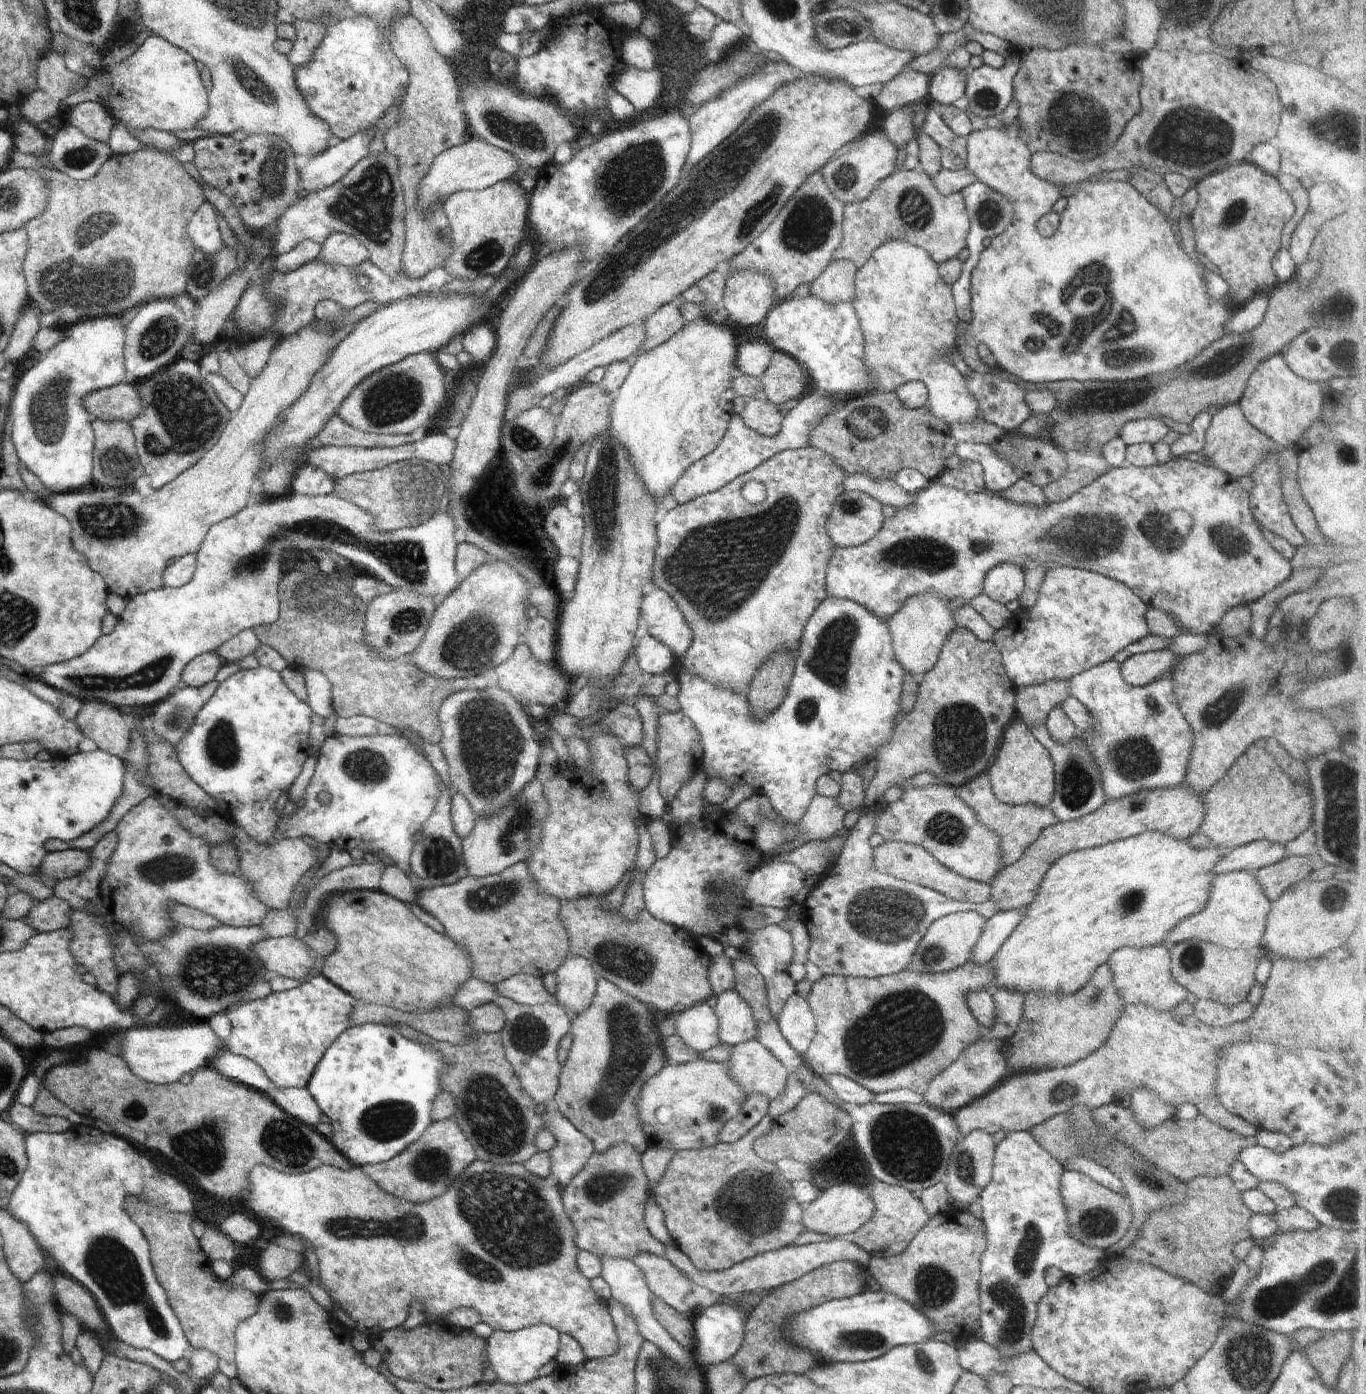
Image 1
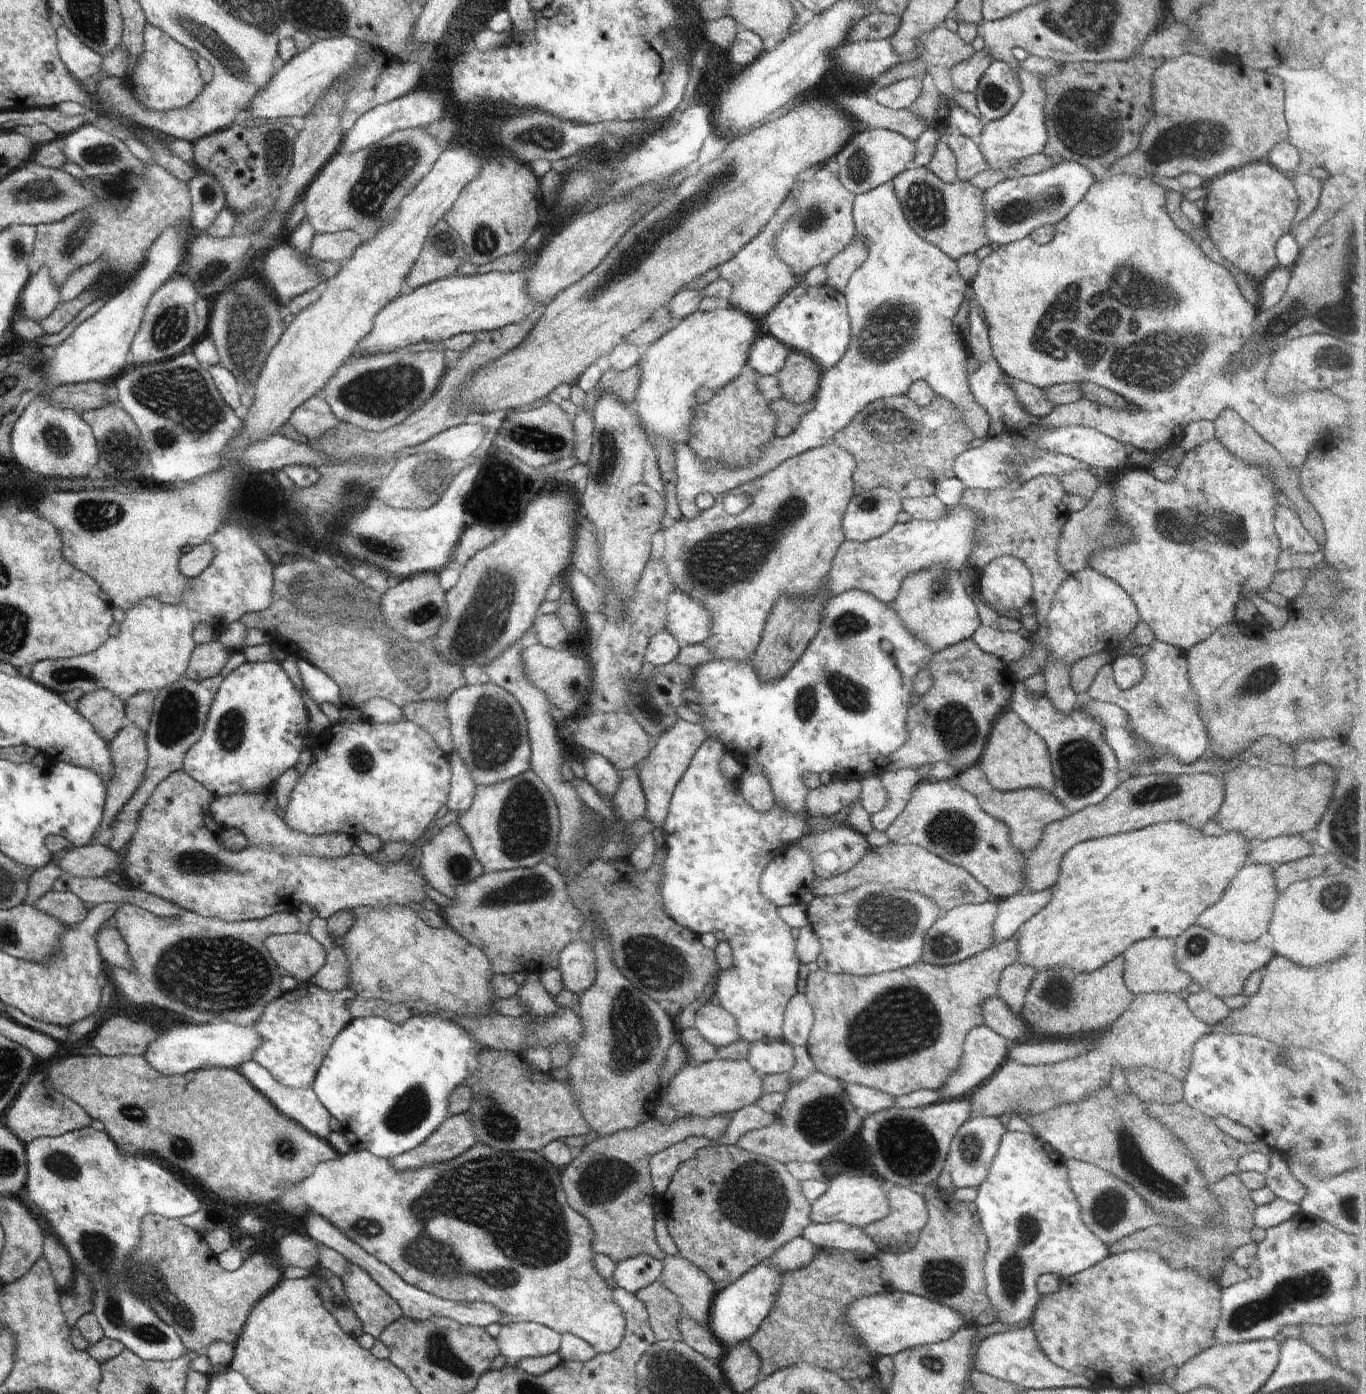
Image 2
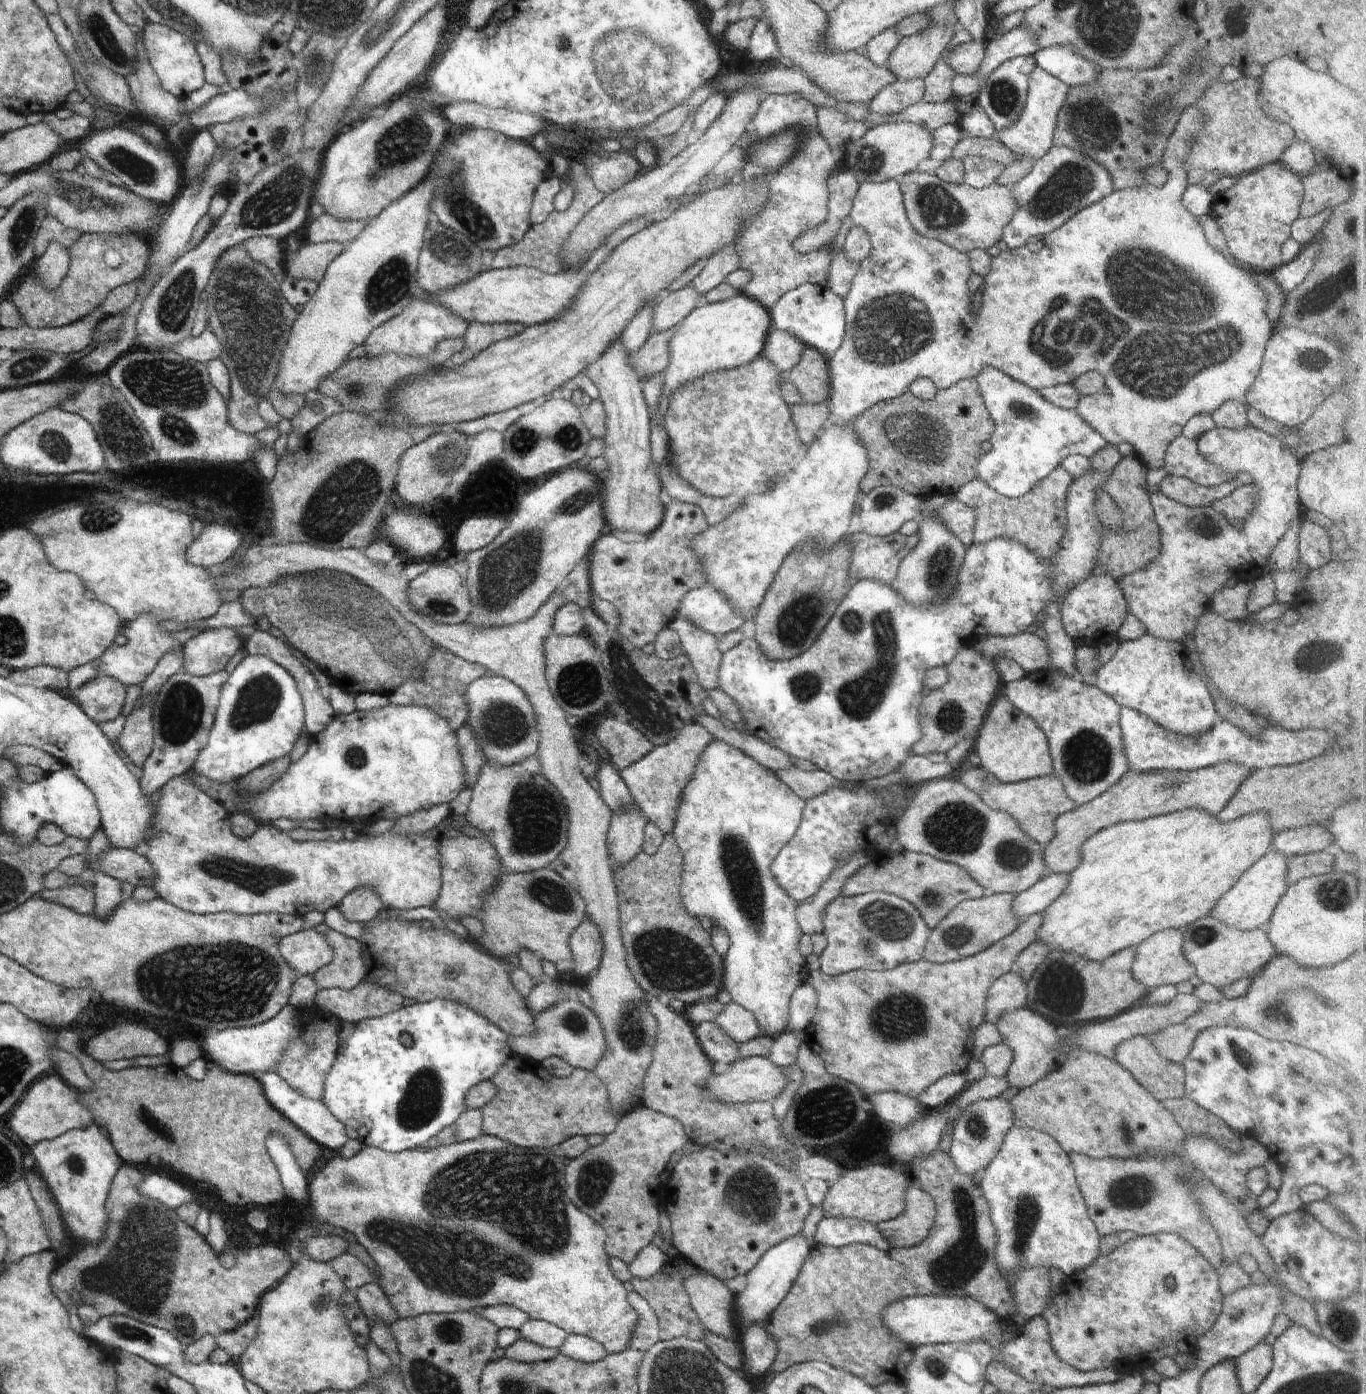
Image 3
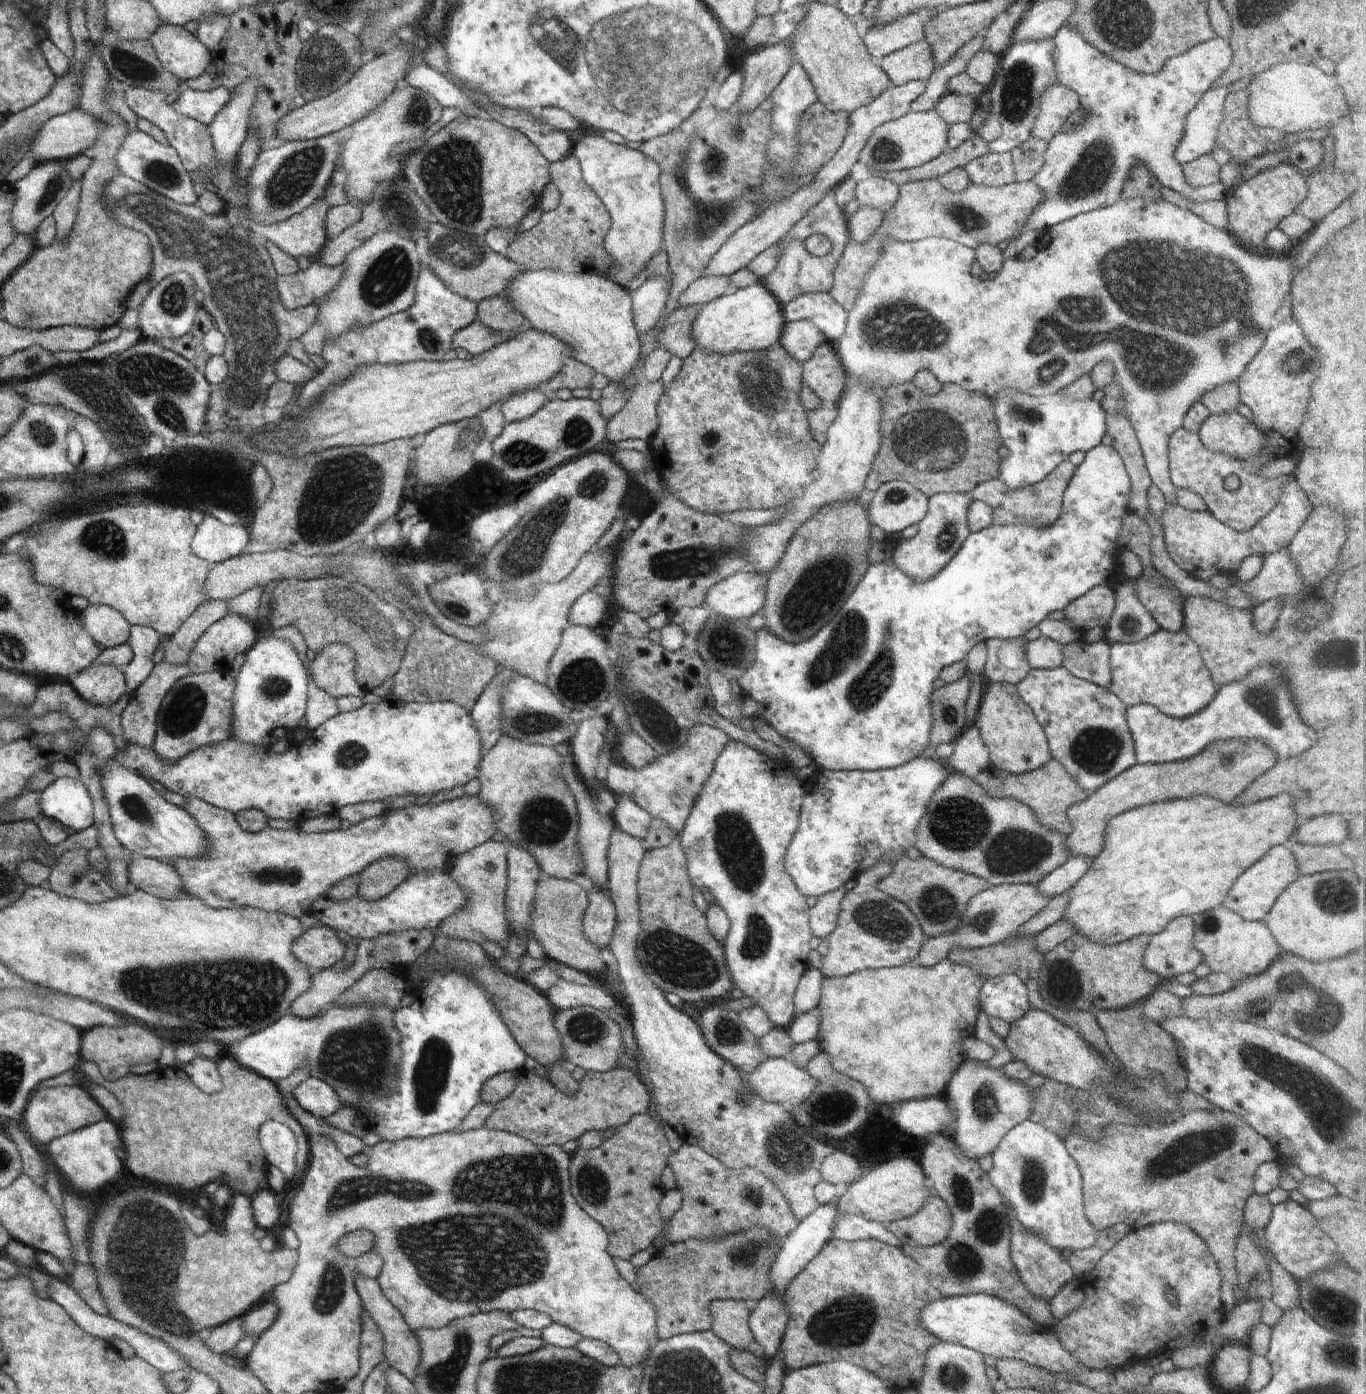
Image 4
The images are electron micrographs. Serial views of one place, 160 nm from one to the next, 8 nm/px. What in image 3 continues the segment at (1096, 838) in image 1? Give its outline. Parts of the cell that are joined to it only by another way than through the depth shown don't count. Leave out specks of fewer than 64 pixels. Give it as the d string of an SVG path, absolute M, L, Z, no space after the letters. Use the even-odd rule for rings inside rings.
M1218 762L1218 764L1192 772L1180 770L1156 770L1154 772L1134 772L1126 774L1112 788L1088 804L1077 806L1076 810L1066 812L1054 822L1056 834L1044 848L1044 864L1047 873L1070 874L1080 866L1080 848L1094 834L1120 822L1148 820L1174 812L1202 808L1206 814L1216 817L1240 789L1240 784L1248 778L1252 770L1237 762Z

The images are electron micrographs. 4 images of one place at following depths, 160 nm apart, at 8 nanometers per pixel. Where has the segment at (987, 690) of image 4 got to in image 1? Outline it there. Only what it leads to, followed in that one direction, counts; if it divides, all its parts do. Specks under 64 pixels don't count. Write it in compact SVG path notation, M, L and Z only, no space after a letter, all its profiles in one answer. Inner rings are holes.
M1015 718L1004 729L996 758L987 768L994 796L1003 803L1021 805L1034 803L1047 807L1055 793L1055 764L1050 753L1038 742L1024 721Z

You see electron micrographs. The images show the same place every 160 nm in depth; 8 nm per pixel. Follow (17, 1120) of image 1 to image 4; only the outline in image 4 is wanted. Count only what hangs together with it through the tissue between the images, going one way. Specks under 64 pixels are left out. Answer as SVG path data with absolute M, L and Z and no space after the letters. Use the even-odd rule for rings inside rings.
M59 1080L57 1087L48 1089L41 1087L38 1092L33 1092L31 1097L22 1112L20 1126L30 1133L37 1144L48 1145L54 1138L61 1138L76 1130L80 1131L90 1124L108 1118L107 1113L82 1085L71 1086L68 1082Z

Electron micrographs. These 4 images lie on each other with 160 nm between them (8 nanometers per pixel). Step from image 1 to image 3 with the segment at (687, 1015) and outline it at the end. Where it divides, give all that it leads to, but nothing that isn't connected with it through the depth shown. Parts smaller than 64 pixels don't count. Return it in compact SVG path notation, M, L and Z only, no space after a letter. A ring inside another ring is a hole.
M734 1002L724 1005L724 1010L714 1022L737 1043L746 1043L761 1035L752 1014Z

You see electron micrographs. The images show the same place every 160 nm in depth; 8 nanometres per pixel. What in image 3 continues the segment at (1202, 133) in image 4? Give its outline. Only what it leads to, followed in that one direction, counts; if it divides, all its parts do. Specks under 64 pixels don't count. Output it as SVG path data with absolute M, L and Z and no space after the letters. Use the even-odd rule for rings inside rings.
M1189 105L1182 110L1182 114L1180 114L1180 118L1176 126L1174 126L1174 132L1170 134L1165 145L1167 155L1163 166L1168 170L1168 178L1162 186L1153 186L1148 182L1144 182L1142 186L1136 186L1136 188L1114 190L1112 194L1104 196L1102 200L1098 200L1095 204L1082 208L1080 212L1072 216L1065 224L1062 224L1060 228L1050 232L1046 236L1044 248L1039 252L1032 253L1032 250L1028 250L1026 245L1018 249L1007 249L1002 246L1002 252L990 260L990 271L984 278L986 284L982 289L982 307L980 310L976 310L976 314L974 314L972 300L974 292L969 291L967 283L971 275L968 255L964 255L958 250L953 250L946 244L942 244L940 240L921 236L912 228L906 215L903 193L898 179L882 183L864 182L864 184L859 184L849 216L853 227L858 226L868 234L872 251L865 260L860 262L860 268L858 268L854 280L850 282L850 290L848 290L846 298L843 299L846 334L844 334L843 343L836 350L836 354L828 360L830 391L826 403L830 418L826 420L825 427L844 426L844 424L852 425L852 422L858 416L861 416L868 408L872 408L874 404L905 394L909 391L912 382L918 378L928 378L937 389L948 389L962 379L978 376L984 366L994 366L994 368L998 368L1000 372L1004 372L1006 376L1010 376L1013 380L1028 386L1028 388L1038 390L1070 384L1076 378L1092 371L1098 372L1104 378L1105 387L1110 389L1111 394L1105 395L1101 392L1094 395L1080 396L1074 412L1088 426L1096 430L1108 444L1117 446L1120 443L1130 443L1130 445L1133 445L1138 450L1141 461L1147 468L1151 469L1165 467L1164 456L1166 456L1168 446L1178 436L1181 436L1186 422L1192 416L1198 416L1198 414L1210 415L1228 400L1240 402L1242 406L1246 406L1248 409L1248 390L1252 388L1252 384L1255 382L1258 372L1260 372L1262 360L1264 360L1264 350L1266 350L1268 340L1274 333L1274 324L1270 323L1266 316L1268 298L1266 298L1266 292L1260 288L1258 280L1252 274L1248 274L1247 268L1242 269L1230 264L1224 258L1224 254L1220 254L1216 248L1212 248L1208 244L1206 236L1204 236L1200 222L1196 222L1196 217L1192 216L1182 206L1182 196L1189 186L1187 170L1184 170L1184 158L1188 156L1188 148L1192 146L1192 140L1194 140L1196 132L1202 126L1204 126L1204 116L1200 116L1196 106ZM1166 302L1168 302L1168 320L1180 322L1180 324L1162 322L1164 308L1166 308L1164 304Z

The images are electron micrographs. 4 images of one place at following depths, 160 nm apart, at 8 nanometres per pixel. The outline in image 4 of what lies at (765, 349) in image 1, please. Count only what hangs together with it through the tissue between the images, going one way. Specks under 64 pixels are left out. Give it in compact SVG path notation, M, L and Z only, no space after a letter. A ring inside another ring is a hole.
M800 320L785 323L782 326L778 342L790 358L802 363L812 358L814 350L826 340L824 340L824 334L820 334L820 330L816 330L816 326L812 322Z

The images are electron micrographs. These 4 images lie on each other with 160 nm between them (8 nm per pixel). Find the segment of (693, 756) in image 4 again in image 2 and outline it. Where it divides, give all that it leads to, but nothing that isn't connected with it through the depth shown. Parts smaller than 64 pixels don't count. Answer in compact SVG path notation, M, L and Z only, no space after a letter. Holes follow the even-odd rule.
M678 719L676 726L668 729L662 736L653 741L653 747L647 757L649 762L643 769L637 770L637 772L638 780L647 802L646 818L654 829L663 828L665 818L669 813L669 804L675 786L682 778L684 772L687 771L692 757L696 754L696 751L706 740L707 736L708 734L702 725Z

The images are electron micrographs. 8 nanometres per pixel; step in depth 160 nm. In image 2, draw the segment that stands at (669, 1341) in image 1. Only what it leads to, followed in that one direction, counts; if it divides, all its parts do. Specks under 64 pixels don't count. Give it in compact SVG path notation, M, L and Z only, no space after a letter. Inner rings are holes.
M639 1254L625 1261L618 1261L613 1279L620 1288L636 1294L659 1278L663 1266L663 1259L657 1259L651 1254Z

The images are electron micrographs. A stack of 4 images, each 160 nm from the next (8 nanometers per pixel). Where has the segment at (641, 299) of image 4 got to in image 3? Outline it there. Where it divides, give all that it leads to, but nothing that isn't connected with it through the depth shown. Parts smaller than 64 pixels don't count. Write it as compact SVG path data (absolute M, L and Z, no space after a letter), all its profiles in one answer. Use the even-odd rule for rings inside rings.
M648 302L646 306L642 306L636 314L636 318L632 318L632 322L628 322L626 330L622 332L620 342L624 344L628 356L637 352L650 336L650 328L652 328L652 314L654 313L655 302Z

